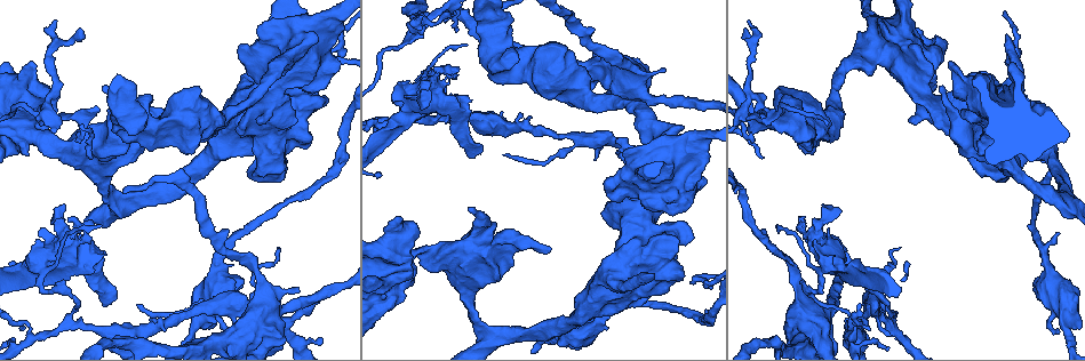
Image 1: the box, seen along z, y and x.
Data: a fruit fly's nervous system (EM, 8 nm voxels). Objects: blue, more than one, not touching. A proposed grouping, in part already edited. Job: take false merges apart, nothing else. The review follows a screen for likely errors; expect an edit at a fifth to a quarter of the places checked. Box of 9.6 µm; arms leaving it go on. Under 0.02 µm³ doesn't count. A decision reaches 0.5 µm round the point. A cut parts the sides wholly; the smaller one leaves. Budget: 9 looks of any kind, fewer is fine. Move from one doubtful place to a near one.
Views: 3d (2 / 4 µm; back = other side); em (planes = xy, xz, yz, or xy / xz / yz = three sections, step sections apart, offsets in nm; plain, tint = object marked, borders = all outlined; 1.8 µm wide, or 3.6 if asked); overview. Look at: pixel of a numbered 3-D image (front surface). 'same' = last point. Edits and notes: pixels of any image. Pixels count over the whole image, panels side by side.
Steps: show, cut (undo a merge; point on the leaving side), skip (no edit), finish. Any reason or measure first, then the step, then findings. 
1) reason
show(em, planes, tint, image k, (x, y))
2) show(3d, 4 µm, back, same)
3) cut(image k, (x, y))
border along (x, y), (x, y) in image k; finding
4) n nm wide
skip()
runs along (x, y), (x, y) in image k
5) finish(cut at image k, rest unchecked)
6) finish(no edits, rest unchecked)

calibre changes
show(3d, 4 µm, image 1, (905, 30))

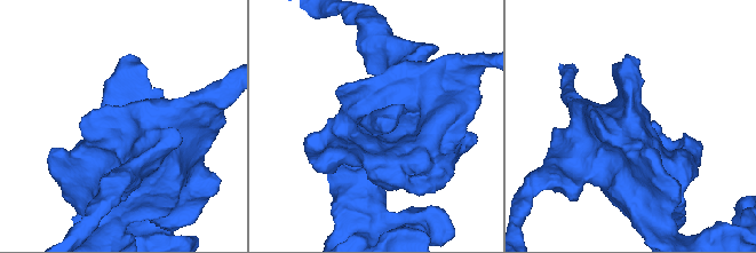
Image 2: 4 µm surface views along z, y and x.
show(em, 3.6 µm, planes, plain, image 2, (631, 125))

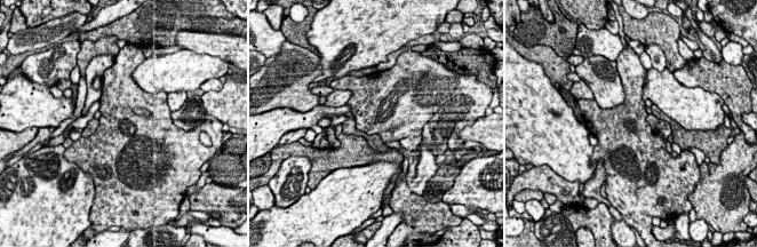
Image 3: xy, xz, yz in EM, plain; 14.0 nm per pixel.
show(em, 3.6 µm, planes, tint, same)

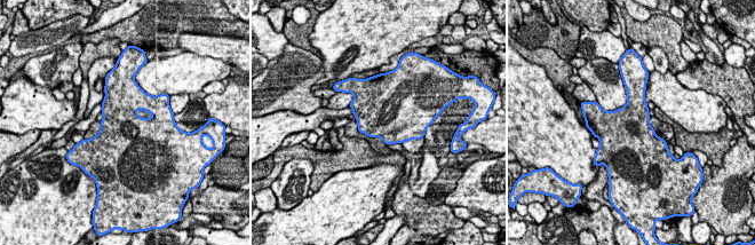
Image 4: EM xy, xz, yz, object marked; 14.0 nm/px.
650 nm wide
skip()
one neuron here

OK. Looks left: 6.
touches itself
show(em, 3.6 µm, planes, tint, image 1, (219, 123))

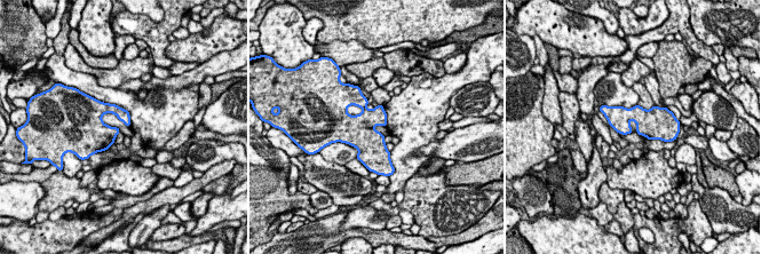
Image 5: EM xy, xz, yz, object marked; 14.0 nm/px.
skip()
one neuron here

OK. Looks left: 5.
sharp bend
show(em, xz, step 4, tint, image 1, (409, 41))

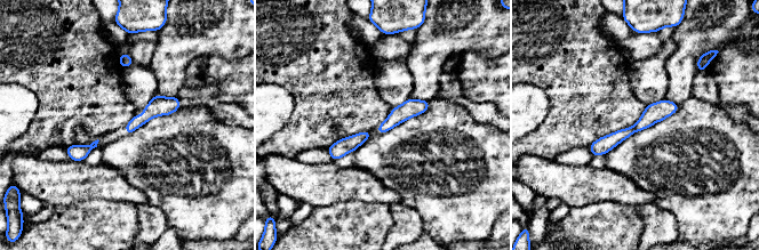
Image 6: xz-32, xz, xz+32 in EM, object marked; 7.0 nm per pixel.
cut(image 6, (602, 145))
the part that leaves runs along (630, 130), (606, 143), (594, 153) in image 6; a second neuron is stuck on

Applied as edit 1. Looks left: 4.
redraw
show(overview)

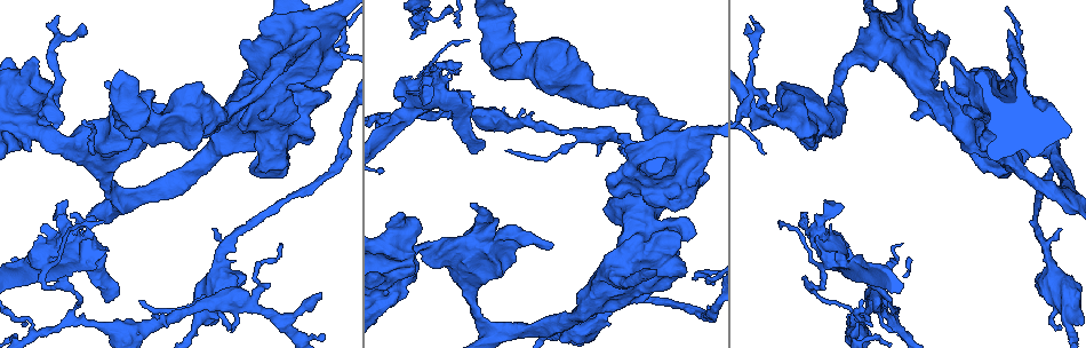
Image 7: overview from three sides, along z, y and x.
narrows sharply
show(3d, 2 µm, image 7, (420, 244))

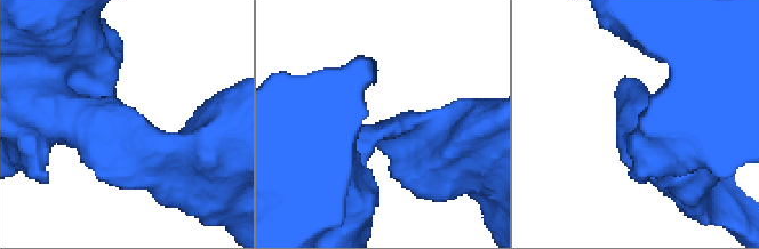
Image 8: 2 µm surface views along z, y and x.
arms of 440, 460 nm
show(em, xy, step 4, tint, image 8, (132, 145))

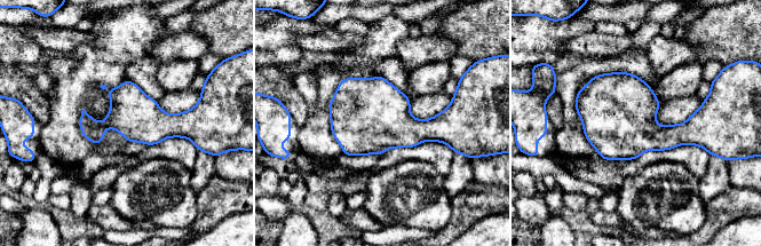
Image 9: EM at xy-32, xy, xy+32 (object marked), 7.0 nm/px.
skip()
all the same neuron

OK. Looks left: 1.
finish(cut at image 6, rest unchecked)

